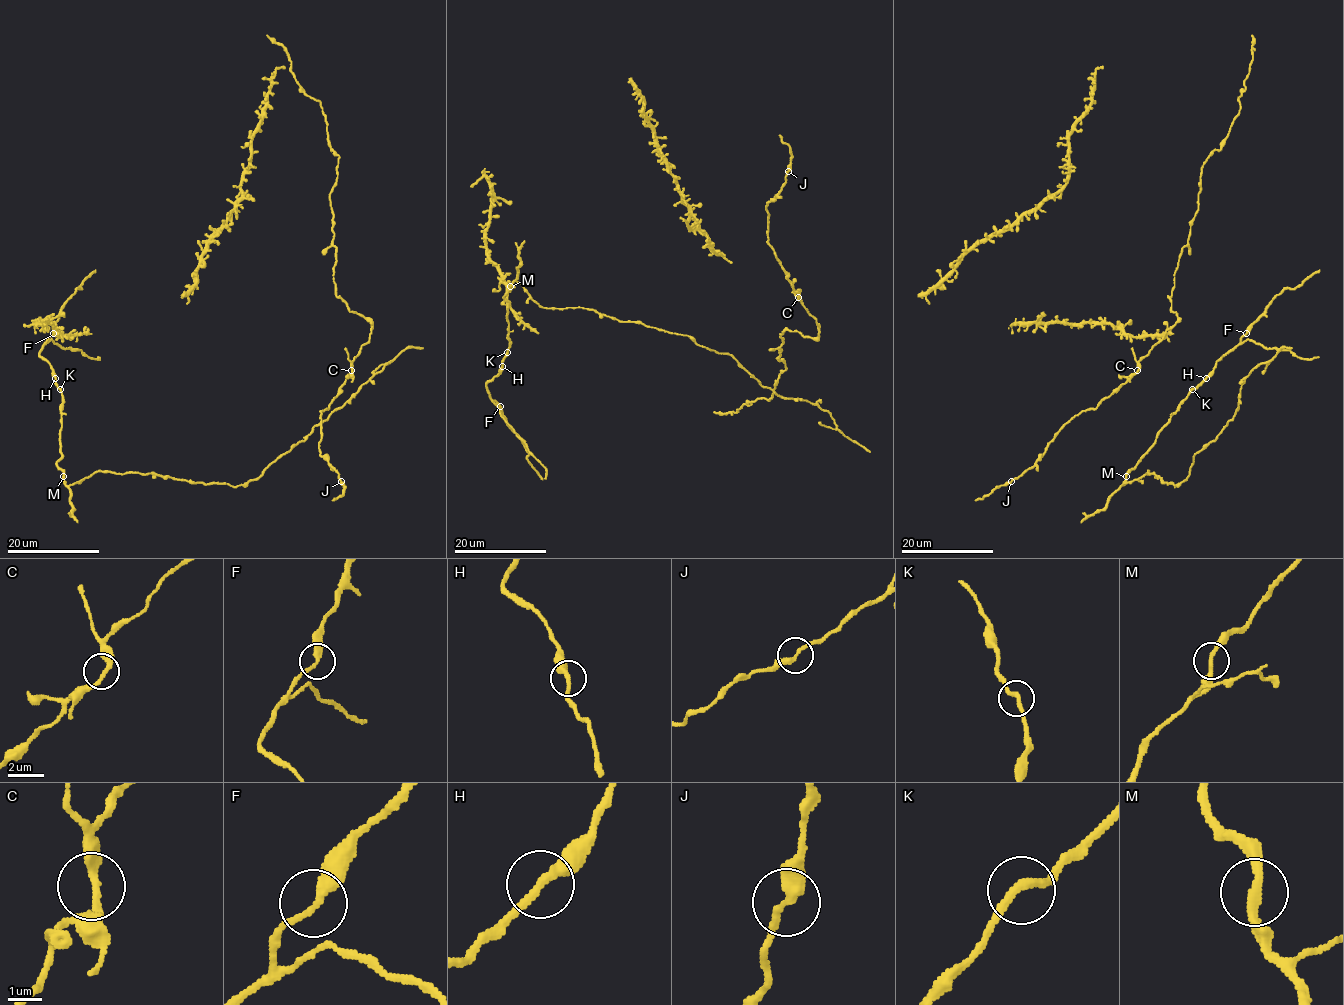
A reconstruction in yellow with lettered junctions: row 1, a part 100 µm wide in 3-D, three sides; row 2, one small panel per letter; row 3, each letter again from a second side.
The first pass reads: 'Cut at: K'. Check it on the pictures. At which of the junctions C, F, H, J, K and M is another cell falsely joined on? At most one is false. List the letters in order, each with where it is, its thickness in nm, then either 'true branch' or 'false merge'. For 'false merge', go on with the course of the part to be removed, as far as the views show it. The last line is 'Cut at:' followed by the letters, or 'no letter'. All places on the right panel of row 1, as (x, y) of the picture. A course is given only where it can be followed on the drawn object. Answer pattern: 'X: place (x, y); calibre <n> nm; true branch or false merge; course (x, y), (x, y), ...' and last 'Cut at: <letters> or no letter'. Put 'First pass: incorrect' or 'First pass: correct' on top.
First pass: incorrect
C: place (1137, 370); calibre 240 nm; true branch
F: place (1246, 333); calibre 280 nm; true branch
H: place (1206, 378); calibre 240 nm; true branch
J: place (1011, 481); calibre 300 nm; true branch
K: place (1192, 389); calibre 240 nm; true branch
M: place (1126, 476); calibre 240 nm; true branch
Cut at: no letter

